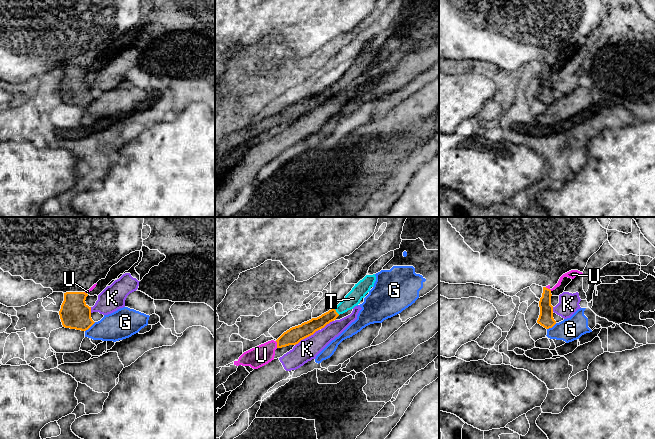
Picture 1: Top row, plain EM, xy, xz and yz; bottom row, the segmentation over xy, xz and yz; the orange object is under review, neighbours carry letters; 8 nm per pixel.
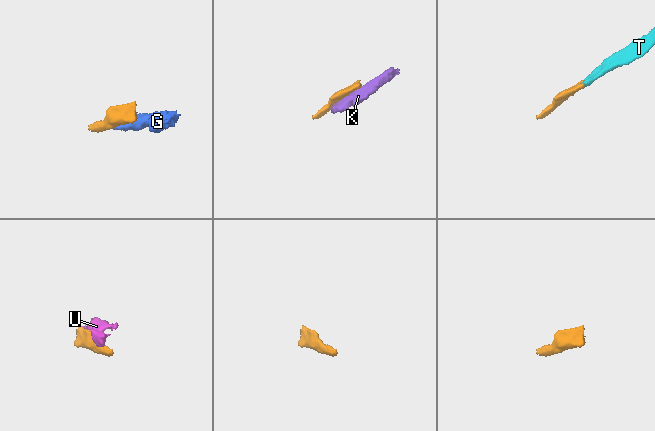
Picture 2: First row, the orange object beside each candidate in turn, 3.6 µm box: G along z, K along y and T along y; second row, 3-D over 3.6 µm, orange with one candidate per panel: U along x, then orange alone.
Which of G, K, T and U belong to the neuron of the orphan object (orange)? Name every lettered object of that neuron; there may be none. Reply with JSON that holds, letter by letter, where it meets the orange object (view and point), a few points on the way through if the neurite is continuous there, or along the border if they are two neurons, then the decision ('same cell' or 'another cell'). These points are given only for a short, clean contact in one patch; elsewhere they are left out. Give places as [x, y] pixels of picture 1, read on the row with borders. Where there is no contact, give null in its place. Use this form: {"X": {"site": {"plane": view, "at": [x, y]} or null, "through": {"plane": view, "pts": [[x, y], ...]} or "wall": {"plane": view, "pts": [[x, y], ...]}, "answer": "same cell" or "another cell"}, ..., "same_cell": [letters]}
{"G": {"site": {"plane": "xy", "at": [90, 326]}, "answer": "another cell"}, "K": {"site": {"plane": "xz", "at": [307, 336]}, "answer": "another cell"}, "T": {"site": {"plane": "xz", "at": [335, 311]}, "through": {"plane": "xz", "pts": [[310, 327], [330, 316], [335, 311], [353, 298]]}, "answer": "same cell"}, "U": {"site": {"plane": "xz", "at": [277, 344]}, "answer": "same cell"}, "same_cell": ["T", "U"]}

